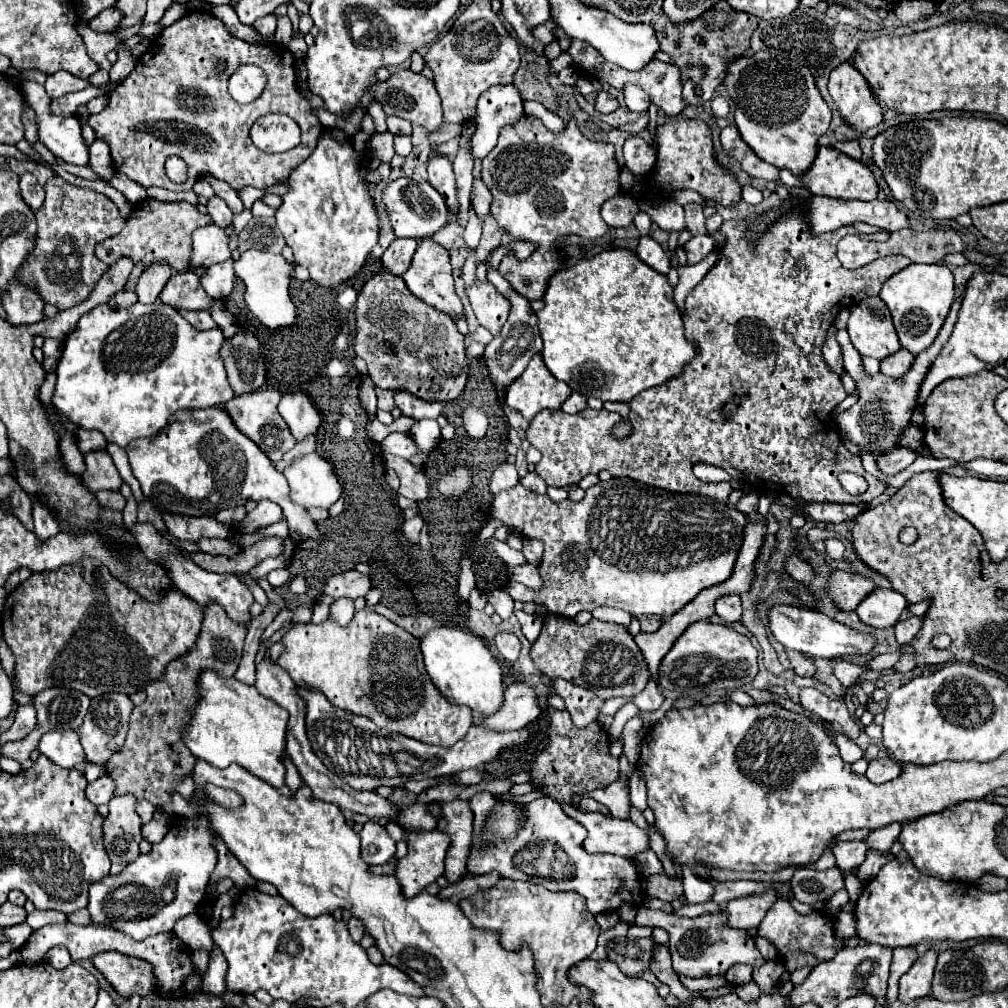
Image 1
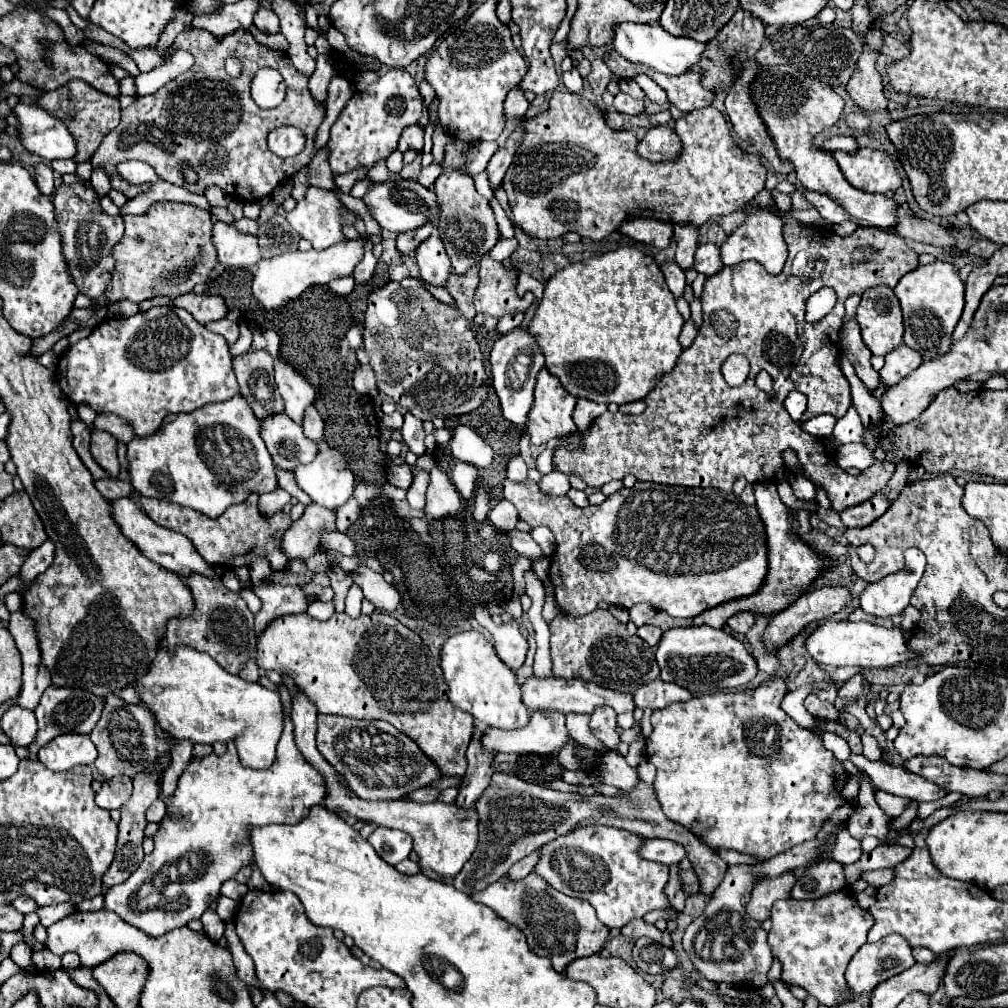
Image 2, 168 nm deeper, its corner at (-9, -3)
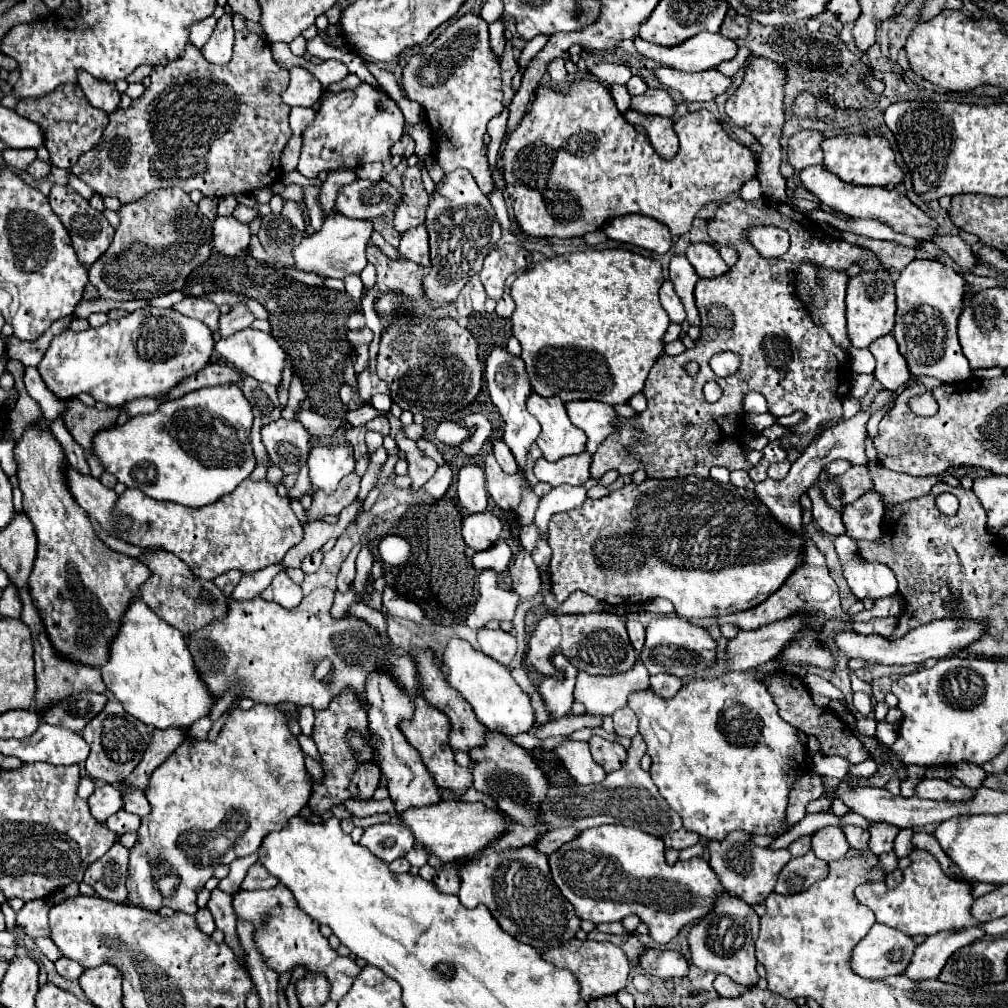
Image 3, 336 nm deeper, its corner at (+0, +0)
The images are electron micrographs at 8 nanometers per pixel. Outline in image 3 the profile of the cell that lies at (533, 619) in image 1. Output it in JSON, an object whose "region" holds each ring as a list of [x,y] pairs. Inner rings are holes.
{"region":[[[637,662],[627,674],[615,676],[589,676],[579,672],[575,684],[575,702],[581,702],[589,714],[605,716],[627,706],[627,696],[635,690],[649,688],[649,674]]]}

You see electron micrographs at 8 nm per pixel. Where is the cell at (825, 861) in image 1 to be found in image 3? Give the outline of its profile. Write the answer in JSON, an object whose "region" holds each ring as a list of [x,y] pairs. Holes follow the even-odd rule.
{"region":[[[871,824],[871,850],[873,852],[891,852],[893,850],[893,840],[899,832],[897,826],[891,824]]]}

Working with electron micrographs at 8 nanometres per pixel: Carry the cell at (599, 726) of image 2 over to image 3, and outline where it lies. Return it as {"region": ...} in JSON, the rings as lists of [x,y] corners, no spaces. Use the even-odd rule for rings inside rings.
{"region":[[[593,736],[589,740],[589,746],[591,746],[591,754],[593,754],[595,762],[601,764],[605,768],[605,772],[619,770],[619,766],[623,766],[623,762],[627,760],[627,752],[623,746],[603,740],[599,736]]]}

